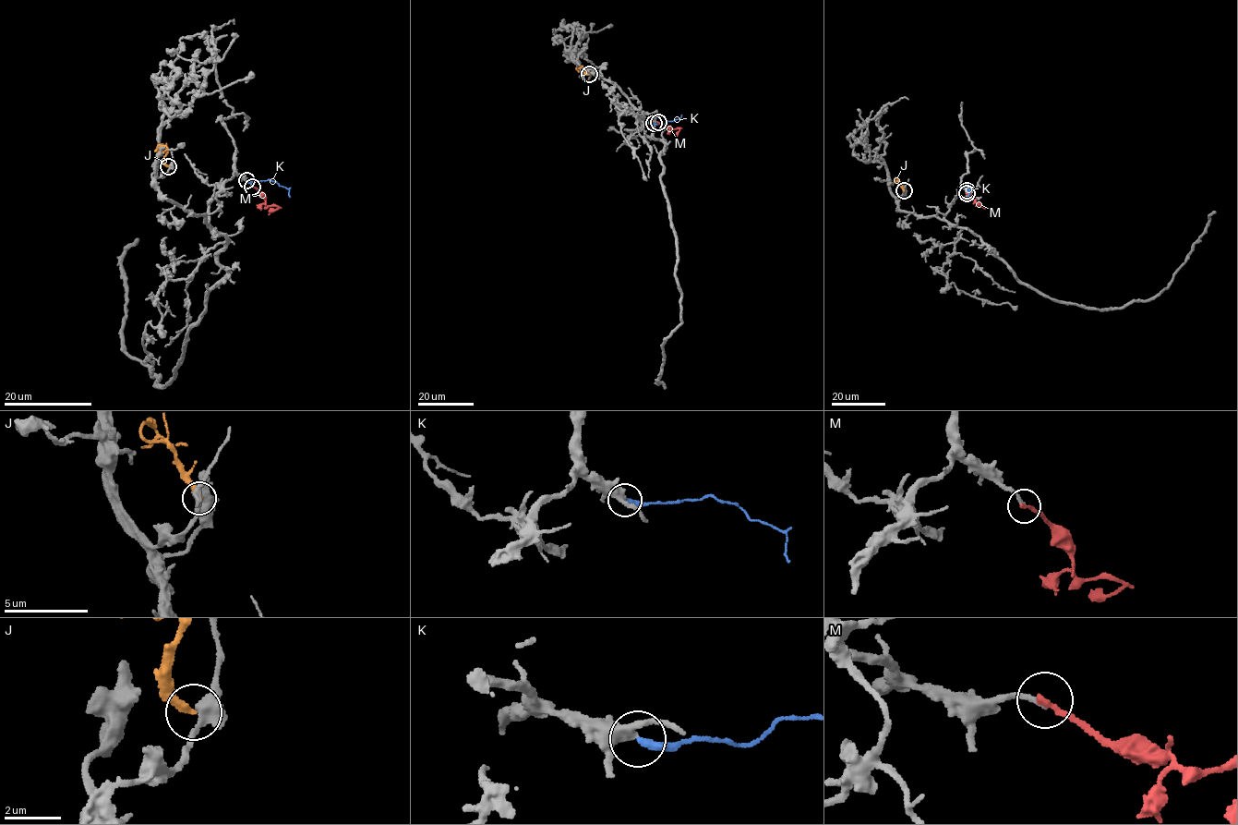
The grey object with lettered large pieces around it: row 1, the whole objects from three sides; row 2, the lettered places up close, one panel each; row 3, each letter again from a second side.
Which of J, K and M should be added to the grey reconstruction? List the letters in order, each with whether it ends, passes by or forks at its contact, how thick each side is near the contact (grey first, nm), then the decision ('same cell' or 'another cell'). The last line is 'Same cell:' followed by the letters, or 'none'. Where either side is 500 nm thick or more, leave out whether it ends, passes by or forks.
J: it ends; calibres 400 and 280 nm; another cell
K: it ends; calibres 360 and 320 nm; another cell
M: it ends; calibres 200 and 220 nm; another cell
Same cell: none

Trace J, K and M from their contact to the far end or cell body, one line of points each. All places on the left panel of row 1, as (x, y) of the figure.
J: (168, 166), (164, 157), (166, 148), (160, 145), (157, 151)
K: (246, 181), (275, 181), (289, 190), (290, 197)
M: (253, 187), (266, 205), (277, 208), (268, 215)

